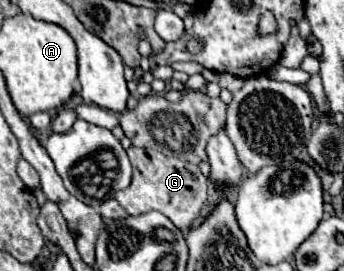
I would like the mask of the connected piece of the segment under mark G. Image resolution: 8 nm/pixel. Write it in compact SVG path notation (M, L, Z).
M130 146L126 152L132 162L134 176L132 176L132 184L126 190L114 194L116 200L122 204L122 208L132 216L158 210L164 216L168 216L176 228L180 228L182 232L188 230L194 224L194 220L200 216L200 210L206 202L208 180L204 178L200 168L196 164L182 162L180 158L168 158L162 152L150 148Z

